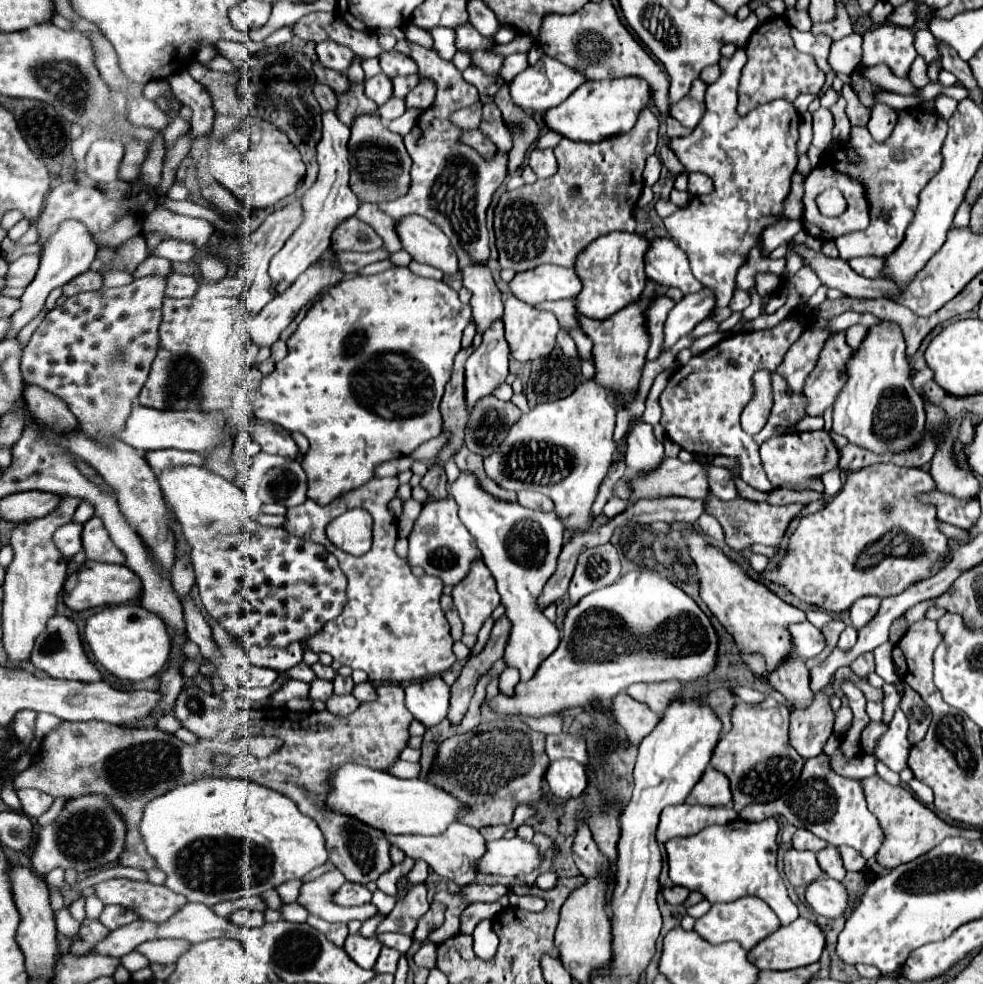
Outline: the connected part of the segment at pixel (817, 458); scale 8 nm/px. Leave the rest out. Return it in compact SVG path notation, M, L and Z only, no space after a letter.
M827 430L795 432L795 434L785 434L781 438L769 438L767 442L763 442L761 444L761 462L763 462L765 474L775 490L787 488L787 490L803 492L803 490L807 490L809 480L815 480L815 478L821 480L827 472L831 472L839 466L839 450Z

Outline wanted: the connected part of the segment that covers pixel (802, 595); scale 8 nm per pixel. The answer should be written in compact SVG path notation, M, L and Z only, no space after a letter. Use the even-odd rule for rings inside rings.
M875 464L849 474L841 492L821 512L801 518L797 530L789 538L779 566L769 572L769 580L785 586L791 594L807 604L843 614L863 596L895 596L907 590L911 584L935 576L951 562L953 552L949 550L947 536L943 536L939 530L937 508L919 500L921 494L929 494L933 490L937 490L933 476L919 468Z

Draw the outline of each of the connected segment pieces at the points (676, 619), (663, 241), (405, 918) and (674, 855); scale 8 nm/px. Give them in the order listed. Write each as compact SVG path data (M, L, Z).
M652 570L627 572L619 576L613 584L595 590L593 594L583 596L573 604L563 620L563 636L557 650L541 662L537 674L515 686L513 696L499 692L491 700L491 710L497 716L547 716L559 714L569 708L581 708L587 704L609 702L613 694L623 692L635 682L693 682L701 676L707 676L715 666L717 656L717 632L713 630L709 618L703 610L689 598L681 588L671 584L667 578L661 578Z
M655 238L645 256L647 278L667 288L679 288L683 294L701 292L705 286L691 274L687 254L669 238Z
M425 882L413 884L407 896L401 902L397 902L393 912L379 924L375 936L386 932L403 932L412 935L419 916L423 916L429 909L425 894L427 894Z
M737 818L725 826L707 826L689 838L673 838L665 844L669 878L673 884L701 892L711 904L733 902L749 894L757 896L773 908L781 926L787 926L799 914L777 872L777 832L775 818L763 822Z

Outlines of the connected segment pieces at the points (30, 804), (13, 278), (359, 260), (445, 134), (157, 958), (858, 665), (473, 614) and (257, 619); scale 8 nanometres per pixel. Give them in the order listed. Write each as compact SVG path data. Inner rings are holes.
M23 788L17 790L17 796L21 800L21 808L29 818L37 818L41 816L45 810L49 810L49 806L53 804L53 800L49 798L49 794L35 790L35 788Z
M25 254L17 258L17 262L9 264L9 272L5 276L7 288L17 288L17 286L29 286L31 280L35 278L39 266L39 256L37 254Z
M375 250L369 254L361 254L361 252L339 252L337 260L341 262L341 270L345 270L345 274L357 274L359 268L379 262L379 260L387 260L389 252L387 250Z
M405 38L397 40L395 48L417 62L419 74L425 74L437 82L437 98L433 106L425 110L421 122L417 122L405 136L405 148L413 160L409 192L393 202L382 203L383 212L393 216L395 220L419 214L437 224L451 240L451 246L457 250L461 268L465 268L469 262L487 262L489 236L485 226L485 212L493 200L493 194L507 176L507 156L497 152L497 158L493 158L493 162L485 162L475 150L459 144L461 128L451 124L449 116L455 110L477 102L479 92L473 84L463 80L453 62L445 62L437 56L435 50L427 50Z
M153 940L153 942L143 942L137 952L149 958L149 962L157 964L175 964L181 954L189 950L189 942L185 940Z
M871 652L857 656L857 658L853 660L853 664L851 664L853 672L859 674L861 678L867 678L867 674L873 672L873 666L875 666L875 664L873 664L873 654L871 654Z
M473 560L469 574L453 588L453 604L463 622L465 634L477 634L483 622L499 606L495 582L483 560Z
M169 466L169 468L163 468L159 474L157 474L157 480L161 484L161 490L165 494L165 500L167 504L171 506L177 522L181 524L181 532L185 536L185 540L193 546L191 550L191 562L193 562L193 568L195 568L195 574L197 574L197 588L199 588L199 596L201 596L201 602L207 610L209 616L213 616L231 636L235 638L245 638L249 640L251 644L257 644L257 646L289 646L289 642L301 642L301 638L305 636L313 636L315 632L319 632L323 628L325 622L329 622L329 618L337 618L337 614L341 614L341 606L345 604L345 574L341 572L341 568L337 566L337 558L325 550L325 546L321 544L315 544L315 542L309 542L309 540L301 540L281 528L265 528L261 524L257 524L255 520L247 520L245 518L245 494L229 480L225 480L223 476L217 476L213 474L211 470L207 468L201 468L201 466Z

